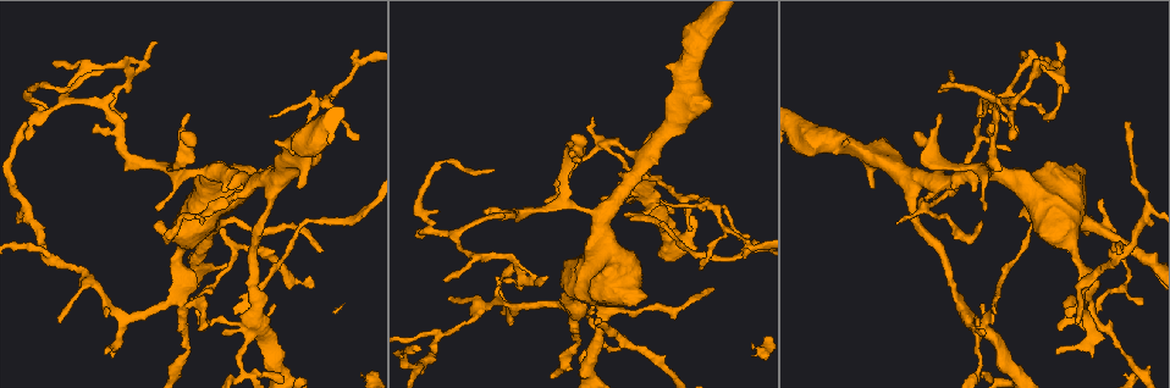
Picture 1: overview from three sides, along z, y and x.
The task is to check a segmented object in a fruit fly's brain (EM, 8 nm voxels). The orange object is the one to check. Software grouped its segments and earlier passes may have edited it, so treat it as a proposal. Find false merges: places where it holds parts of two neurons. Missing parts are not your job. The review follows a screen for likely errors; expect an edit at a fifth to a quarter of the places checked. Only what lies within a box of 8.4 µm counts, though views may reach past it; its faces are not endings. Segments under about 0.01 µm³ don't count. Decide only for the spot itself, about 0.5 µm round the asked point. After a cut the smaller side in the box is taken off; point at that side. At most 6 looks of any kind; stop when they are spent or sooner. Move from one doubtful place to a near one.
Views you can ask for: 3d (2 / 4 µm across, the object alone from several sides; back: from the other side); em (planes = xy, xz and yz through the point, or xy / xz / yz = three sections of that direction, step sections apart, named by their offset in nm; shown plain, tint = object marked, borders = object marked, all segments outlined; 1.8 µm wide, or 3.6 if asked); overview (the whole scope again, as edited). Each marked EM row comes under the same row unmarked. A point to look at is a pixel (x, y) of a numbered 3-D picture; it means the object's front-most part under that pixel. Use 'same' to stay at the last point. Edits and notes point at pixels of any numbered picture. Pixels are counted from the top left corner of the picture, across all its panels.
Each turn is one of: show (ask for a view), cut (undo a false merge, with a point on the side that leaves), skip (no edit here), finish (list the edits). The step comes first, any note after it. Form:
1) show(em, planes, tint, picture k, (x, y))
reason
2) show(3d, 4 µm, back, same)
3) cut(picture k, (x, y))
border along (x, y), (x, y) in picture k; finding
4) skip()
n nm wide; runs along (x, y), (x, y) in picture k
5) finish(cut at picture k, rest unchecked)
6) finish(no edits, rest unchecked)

show(em, yz, step 8, tint, picture 1, (438, 337))
arms part here

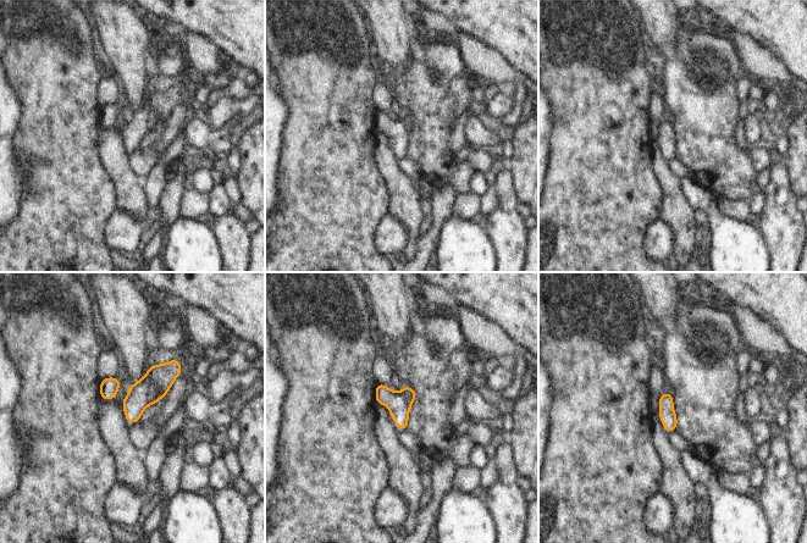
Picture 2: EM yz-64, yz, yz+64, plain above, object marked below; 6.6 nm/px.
skip()
one neuron here

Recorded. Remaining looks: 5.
show(em, xz, step 16, tint, picture 1, (1073, 318))
abrupt turn

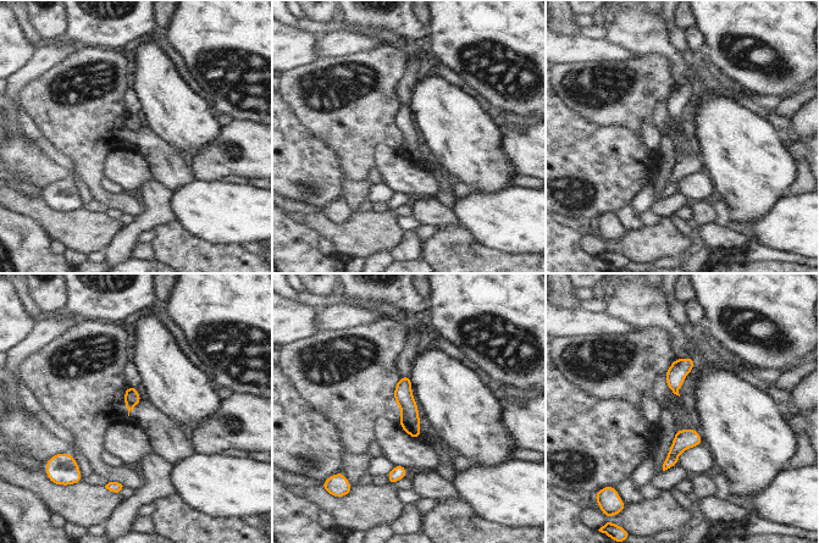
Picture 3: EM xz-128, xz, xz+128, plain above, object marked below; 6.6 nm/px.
show(em, planes, tint, same)
another direction

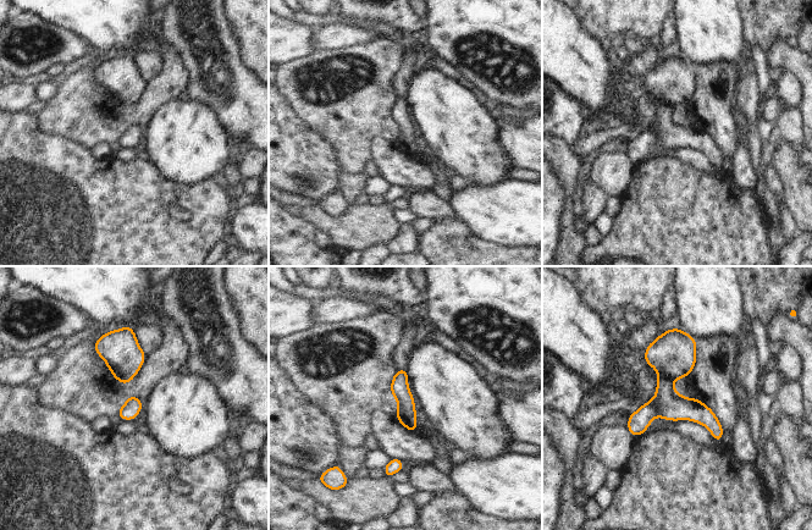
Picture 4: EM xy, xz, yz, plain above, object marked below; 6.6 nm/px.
cut(picture 4, (667, 402))
120 nm wide; the part that leaves runs along (630, 426), (694, 409), (719, 436) in picture 4; two neurons meet here

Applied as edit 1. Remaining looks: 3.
show(em, planes, tint, picture 1, (985, 170))
three arms meet

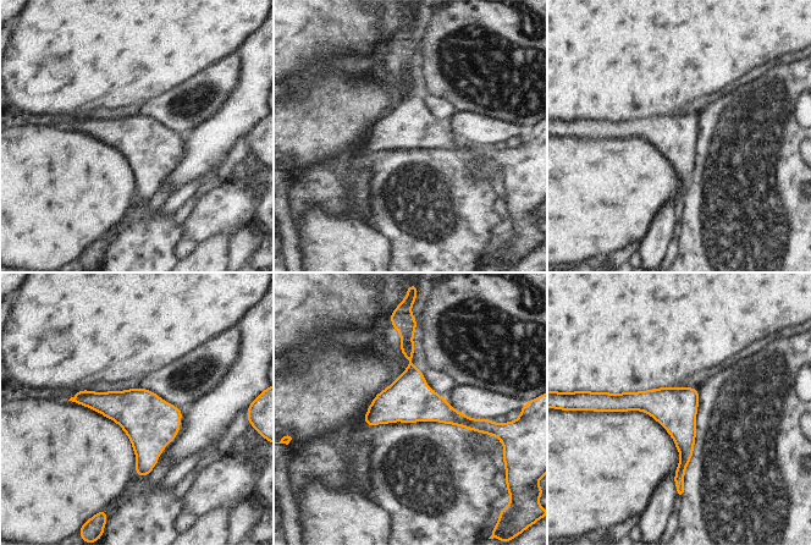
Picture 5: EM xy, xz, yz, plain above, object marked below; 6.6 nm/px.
skip()
runs along (404, 336), (412, 381), (480, 429) in picture 5; one neuron here

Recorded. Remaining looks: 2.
finish(cut at picture 4, rest unchecked)

